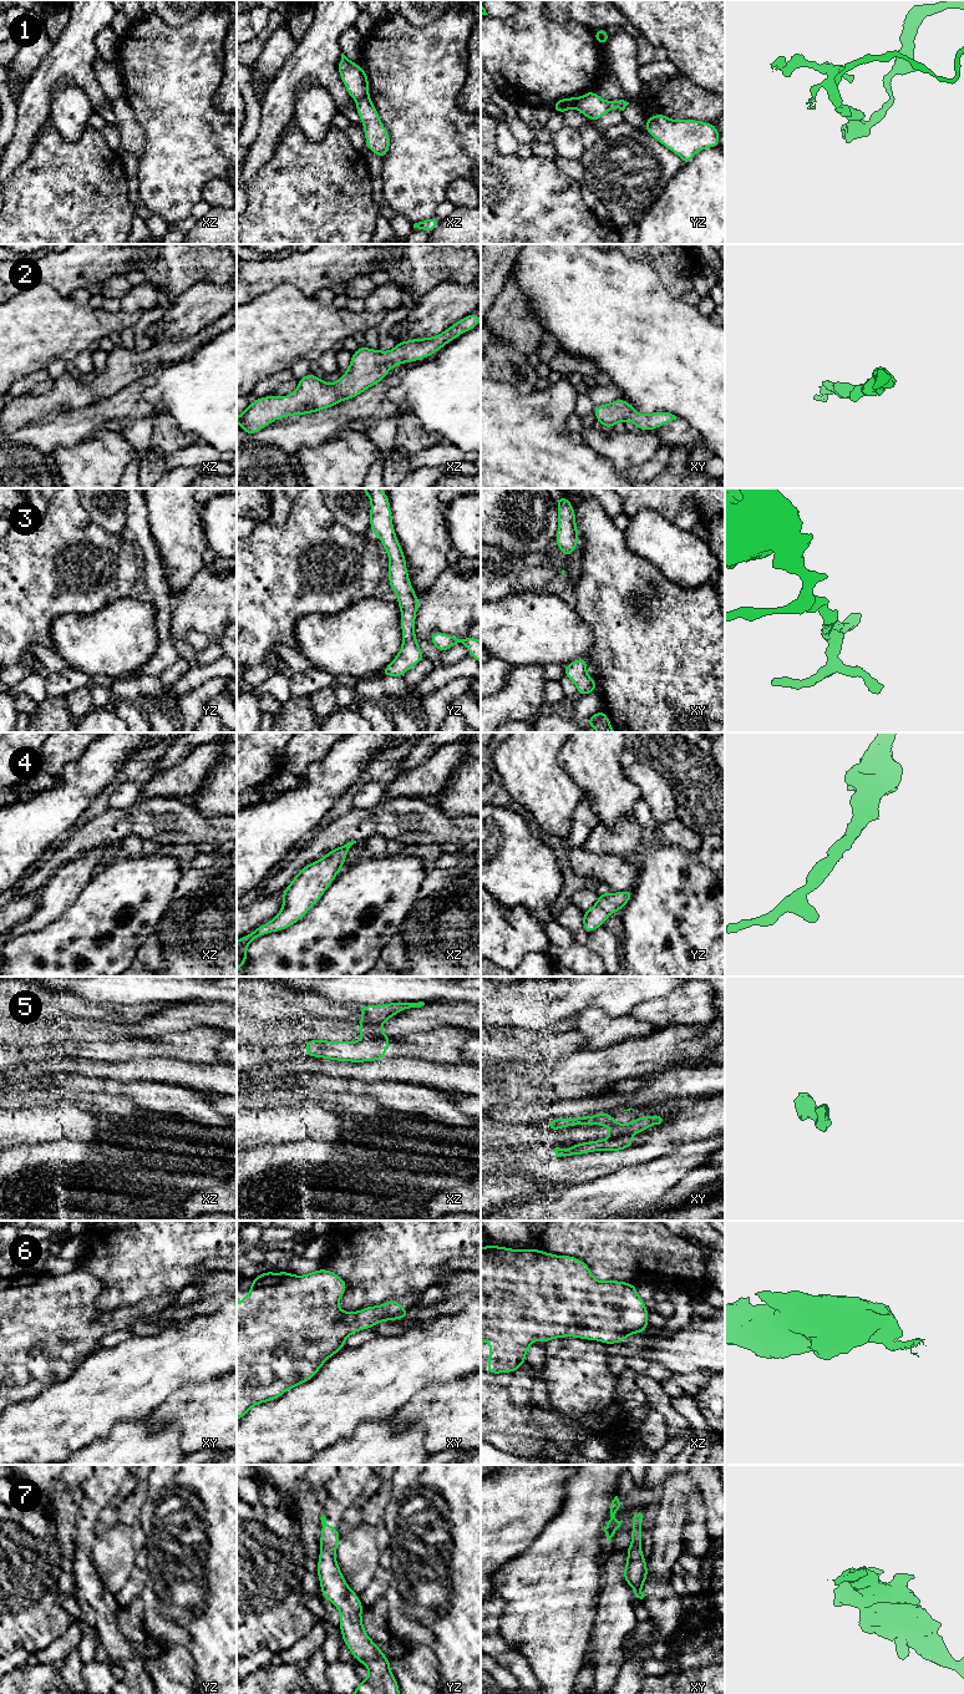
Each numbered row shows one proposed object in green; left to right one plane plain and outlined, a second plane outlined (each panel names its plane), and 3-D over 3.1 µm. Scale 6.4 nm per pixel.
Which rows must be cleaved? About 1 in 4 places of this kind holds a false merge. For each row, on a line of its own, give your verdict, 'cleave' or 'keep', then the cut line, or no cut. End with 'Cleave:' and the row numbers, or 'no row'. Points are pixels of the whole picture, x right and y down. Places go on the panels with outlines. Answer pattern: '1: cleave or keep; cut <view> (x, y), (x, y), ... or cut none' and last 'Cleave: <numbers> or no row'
1: cleave; cut xz (368, 94), (358, 101)
2: keep; cut none
3: keep; cut none
4: keep; cut none
5: cleave; cut xz (365, 1036), (389, 1038)
6: keep; cut none
7: keep; cut none
Cleave: 1, 5

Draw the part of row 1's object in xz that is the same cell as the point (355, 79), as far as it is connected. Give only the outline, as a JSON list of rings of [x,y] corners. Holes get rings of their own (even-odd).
[[[341,54],[338,70],[350,98],[359,101],[369,95],[367,73],[364,69],[357,66],[355,61]]]

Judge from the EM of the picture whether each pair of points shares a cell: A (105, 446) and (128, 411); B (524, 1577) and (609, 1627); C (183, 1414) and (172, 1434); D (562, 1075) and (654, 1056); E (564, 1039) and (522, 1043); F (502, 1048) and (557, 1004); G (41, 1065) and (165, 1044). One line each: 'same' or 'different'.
A: different
B: different
C: different
D: same
E: same
F: different
G: different

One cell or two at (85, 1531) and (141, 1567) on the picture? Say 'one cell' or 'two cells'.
two cells

